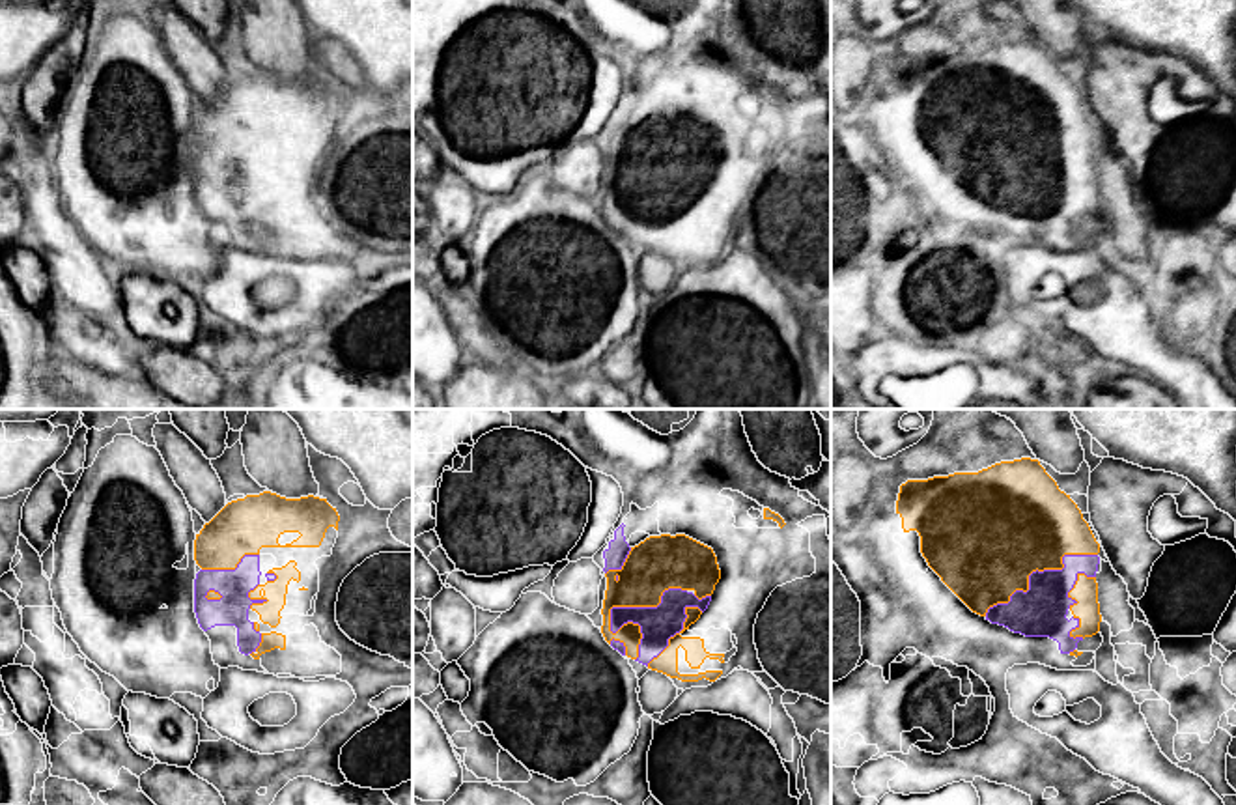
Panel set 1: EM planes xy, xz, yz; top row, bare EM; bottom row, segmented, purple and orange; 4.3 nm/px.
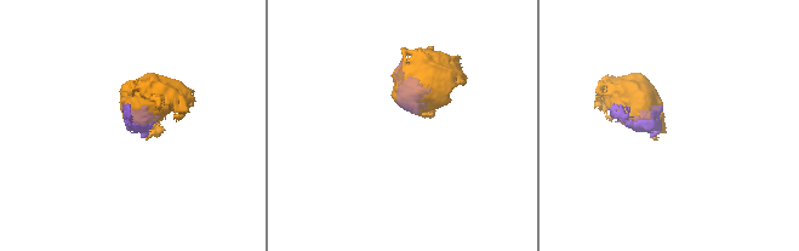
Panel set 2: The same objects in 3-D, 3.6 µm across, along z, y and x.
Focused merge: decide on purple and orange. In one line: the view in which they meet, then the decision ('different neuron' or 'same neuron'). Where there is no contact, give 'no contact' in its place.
xz | same neuron

